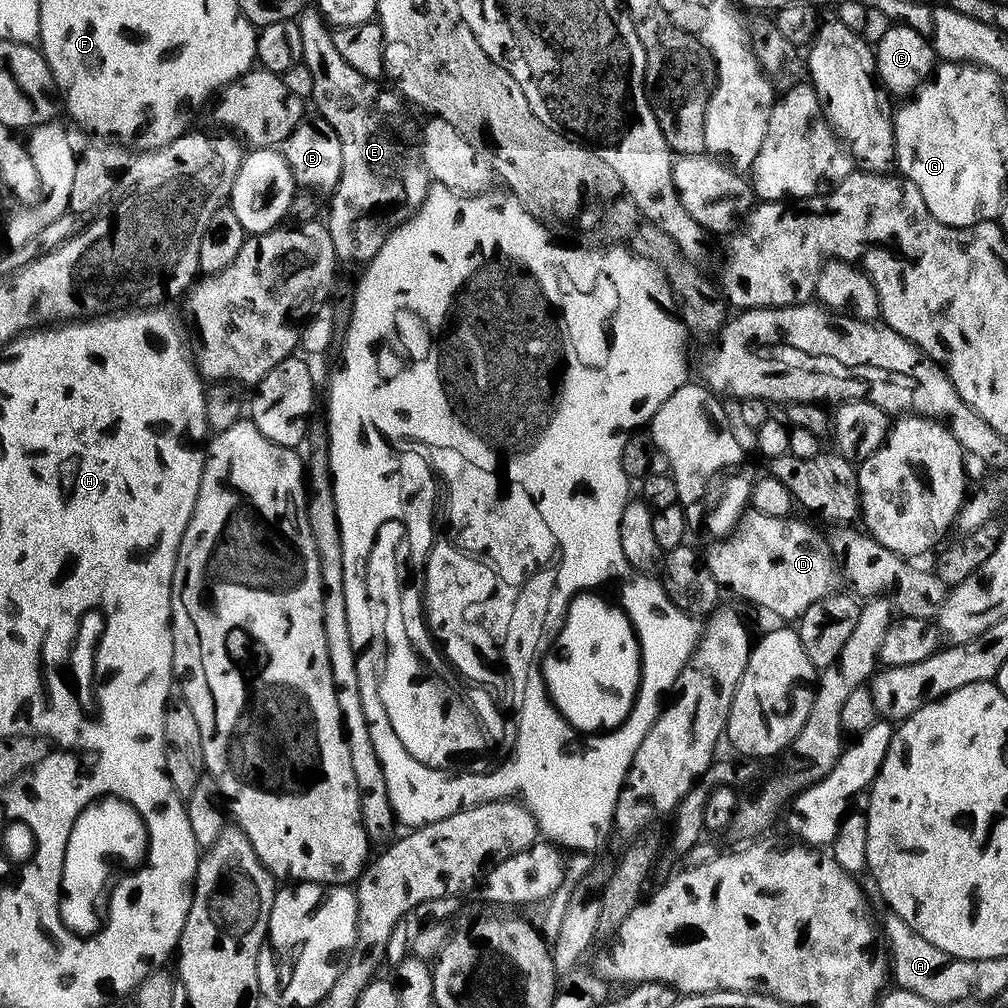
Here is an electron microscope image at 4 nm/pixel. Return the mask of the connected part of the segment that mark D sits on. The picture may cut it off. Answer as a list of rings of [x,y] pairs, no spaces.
[[[745,511],[728,540],[714,541],[702,556],[710,574],[727,591],[737,592],[742,599],[781,616],[784,622],[799,621],[805,610],[837,587],[836,576],[838,580],[838,564],[829,541],[810,525],[792,519]]]

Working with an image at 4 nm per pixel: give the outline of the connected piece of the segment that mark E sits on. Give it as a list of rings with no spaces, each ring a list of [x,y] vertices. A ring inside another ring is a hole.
[[[304,8],[300,12],[298,23],[302,34],[302,63],[306,70],[310,70],[310,78],[314,78],[311,103],[316,103],[316,108],[320,111],[317,112],[319,119],[330,122],[330,126],[334,126],[334,134],[338,134],[338,142],[342,142],[342,178],[338,178],[338,186],[331,193],[332,205],[329,206],[326,217],[330,238],[334,238],[334,254],[341,265],[366,266],[374,254],[378,254],[382,242],[386,242],[389,234],[419,210],[428,193],[430,177],[417,147],[418,124],[404,113],[405,105],[395,91],[380,92],[381,85],[377,81],[358,74],[354,66],[349,66],[339,56],[332,31],[320,15],[319,8]]]

